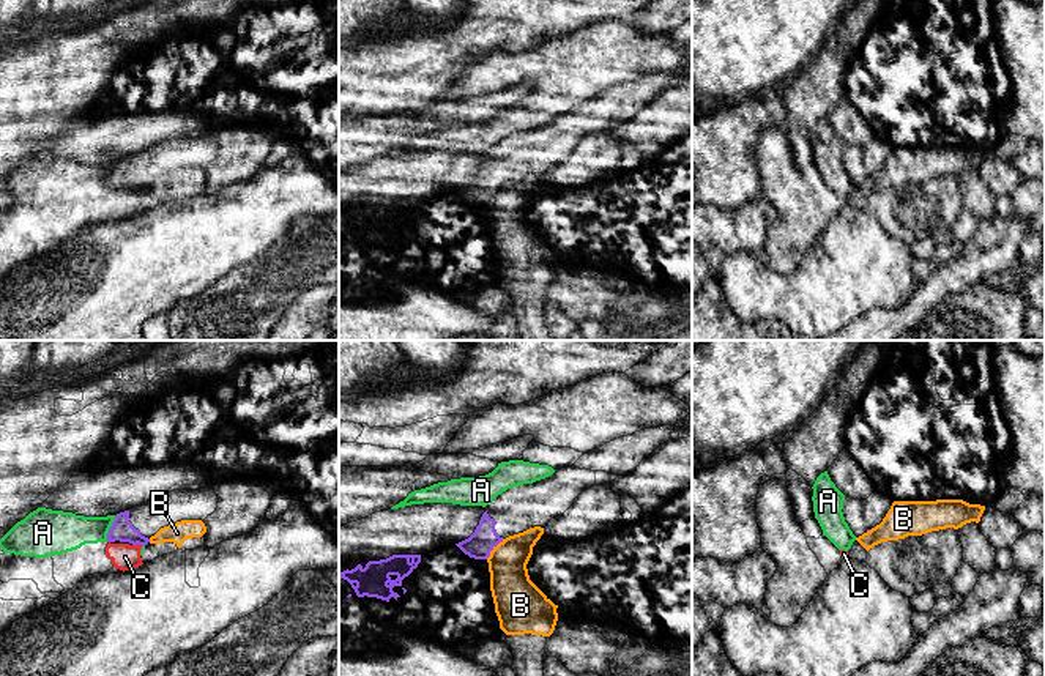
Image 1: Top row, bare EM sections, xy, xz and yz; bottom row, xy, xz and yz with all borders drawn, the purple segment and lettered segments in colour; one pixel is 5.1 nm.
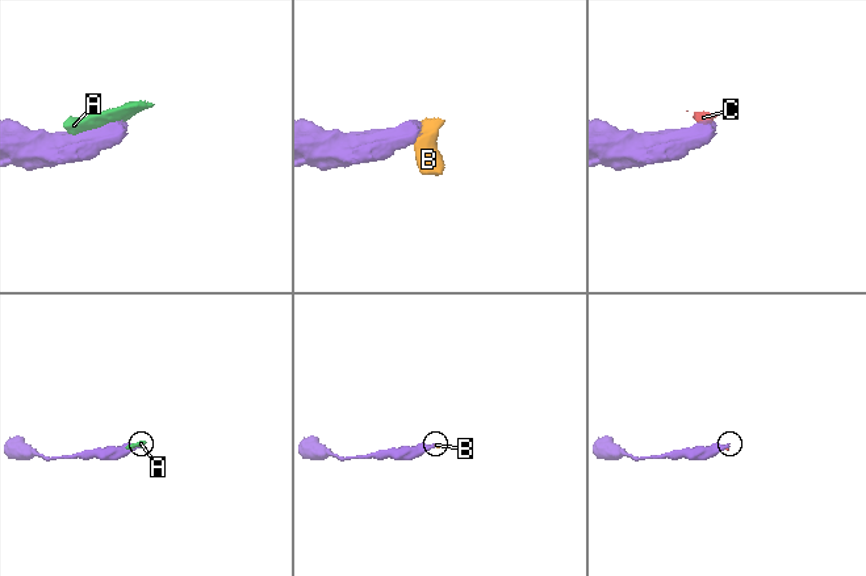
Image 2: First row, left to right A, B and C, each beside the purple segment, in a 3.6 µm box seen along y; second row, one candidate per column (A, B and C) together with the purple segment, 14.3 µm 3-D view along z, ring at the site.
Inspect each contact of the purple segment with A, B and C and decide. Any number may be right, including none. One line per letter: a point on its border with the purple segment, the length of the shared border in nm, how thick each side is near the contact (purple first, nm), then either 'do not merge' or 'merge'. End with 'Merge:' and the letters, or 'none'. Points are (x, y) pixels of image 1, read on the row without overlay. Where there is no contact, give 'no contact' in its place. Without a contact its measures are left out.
A: meets purple in xy at (111, 175); contact 160 nm long; 120 nm thick on the purple side, 200 nm on the other; do not merge
B: meets purple in xz at (492, 196); contact 140 nm long; 140 nm thick on the purple side, 220 nm on the other; do not merge
C: meets purple in xy at (137, 189); contact 60 nm long; 120 nm thick on the purple side, 140 nm on the other; do not merge
Merge: none

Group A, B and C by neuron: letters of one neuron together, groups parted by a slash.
A C / B

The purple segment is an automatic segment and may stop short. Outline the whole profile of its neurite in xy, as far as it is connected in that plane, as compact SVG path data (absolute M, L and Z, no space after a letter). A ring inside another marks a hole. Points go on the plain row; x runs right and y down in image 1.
M211 134L173 137L115 162L107 189L147 192L161 175L181 167L205 167L218 154Z

